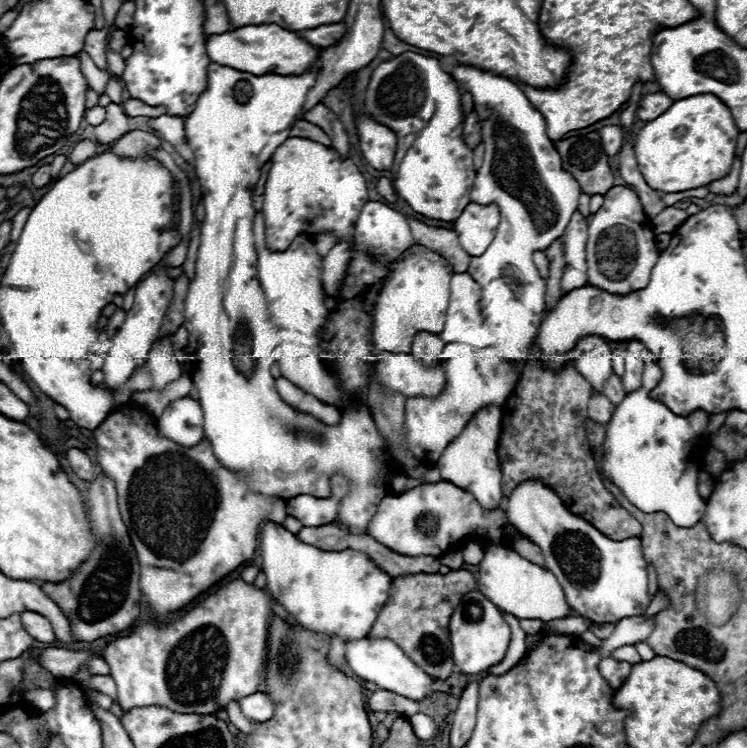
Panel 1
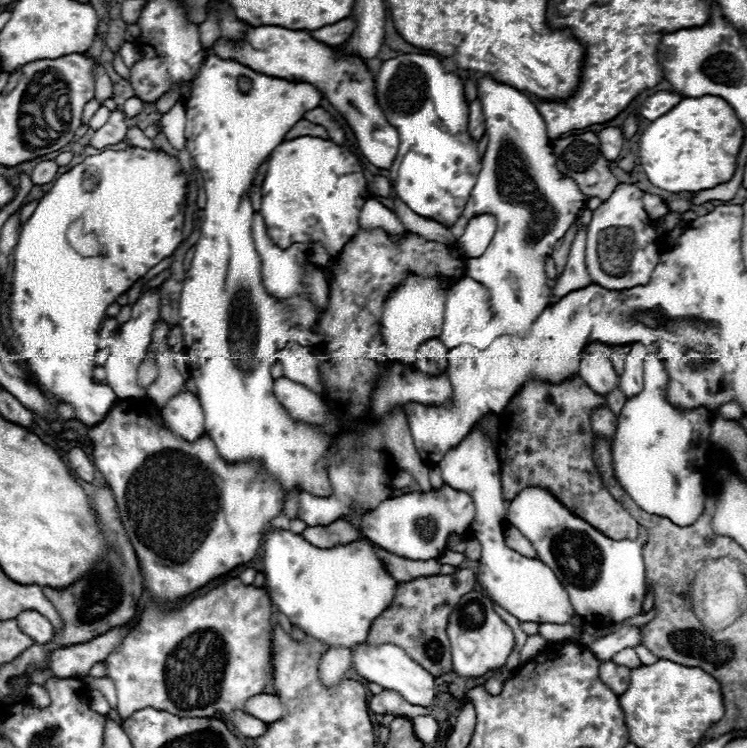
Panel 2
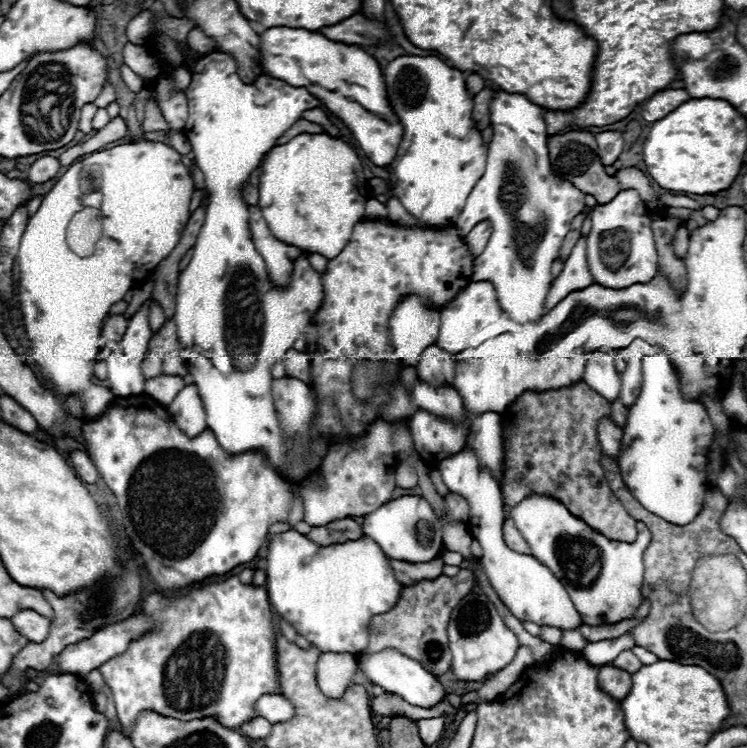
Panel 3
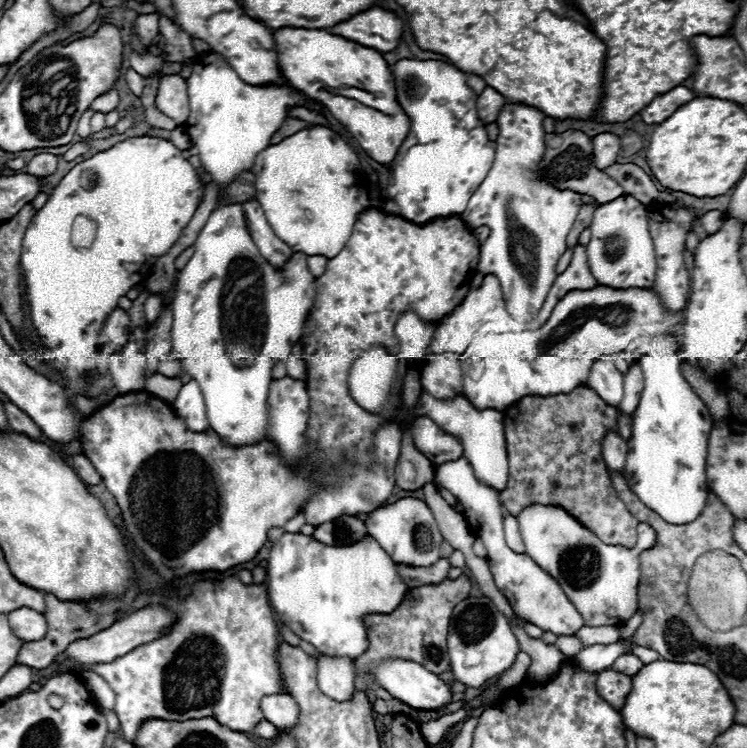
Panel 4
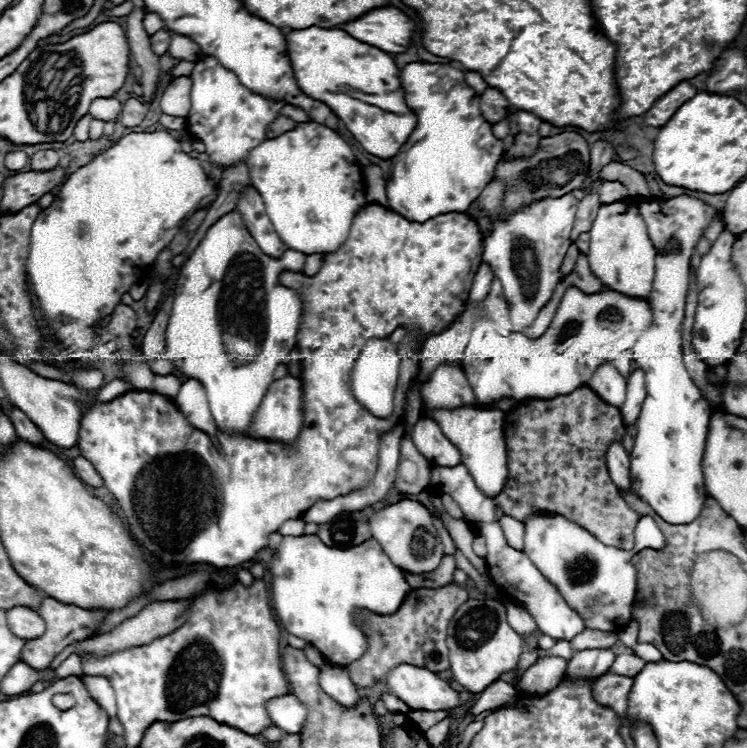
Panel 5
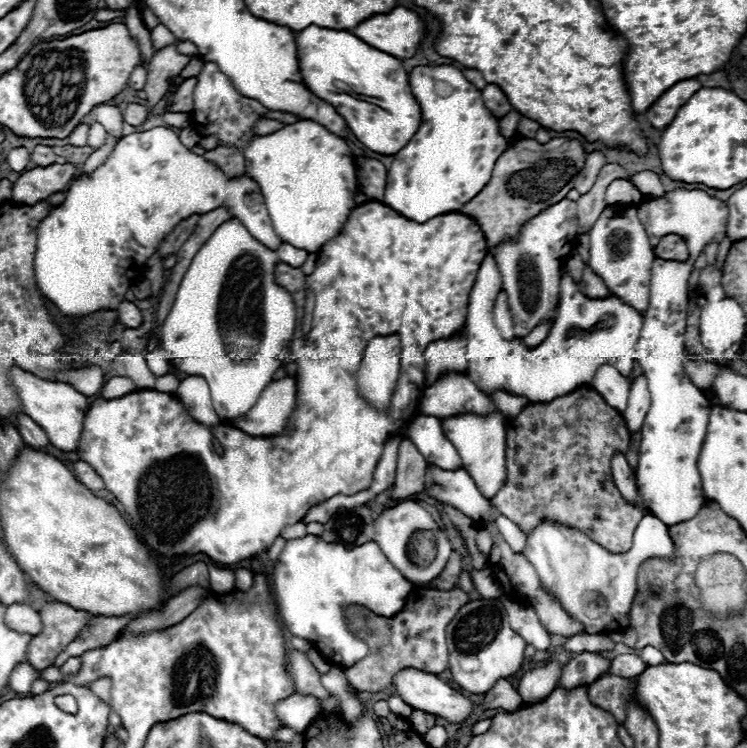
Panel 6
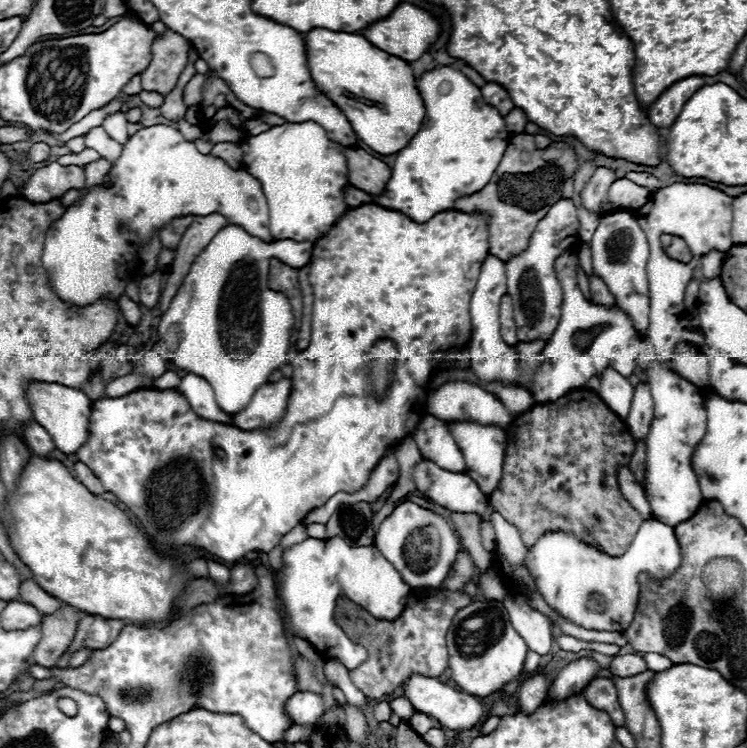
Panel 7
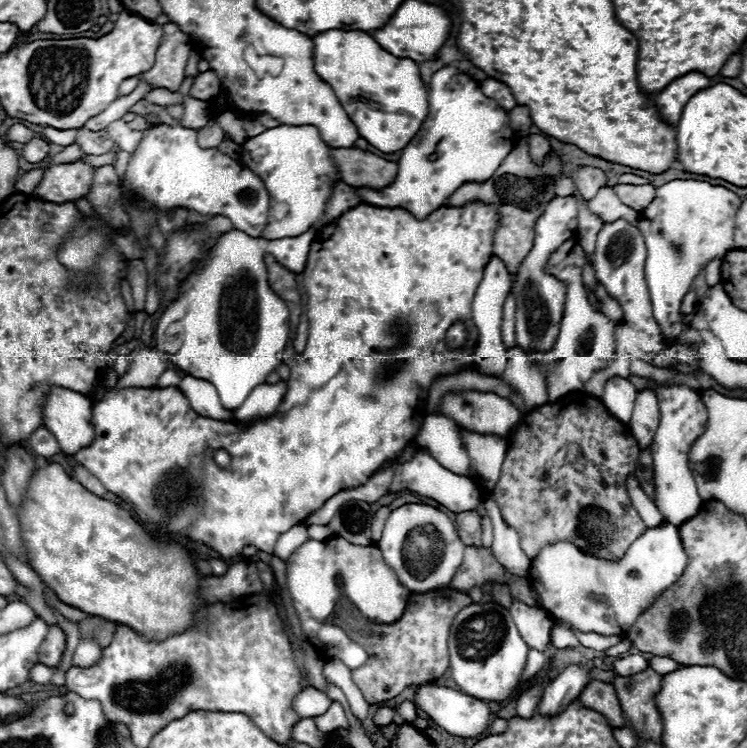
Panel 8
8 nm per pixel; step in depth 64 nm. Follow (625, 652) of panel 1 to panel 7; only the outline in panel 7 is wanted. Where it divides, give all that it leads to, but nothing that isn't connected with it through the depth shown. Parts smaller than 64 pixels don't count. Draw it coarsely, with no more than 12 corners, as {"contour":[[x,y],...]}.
{"contour":[[640,654],[614,656],[610,672],[626,678],[646,670]]}

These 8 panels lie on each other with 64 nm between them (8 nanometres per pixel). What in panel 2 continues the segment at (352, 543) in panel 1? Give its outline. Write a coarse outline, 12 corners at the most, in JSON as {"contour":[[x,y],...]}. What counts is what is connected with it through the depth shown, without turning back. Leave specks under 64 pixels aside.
{"contour":[[376,544],[372,550],[398,582],[440,574],[442,564],[408,560]]}

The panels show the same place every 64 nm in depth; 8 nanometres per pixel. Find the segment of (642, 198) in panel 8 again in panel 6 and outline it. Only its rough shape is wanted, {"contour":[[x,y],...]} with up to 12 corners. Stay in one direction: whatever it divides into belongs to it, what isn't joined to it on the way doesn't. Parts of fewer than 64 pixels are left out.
{"contour":[[614,180],[604,200],[640,204],[642,194],[628,180]]}

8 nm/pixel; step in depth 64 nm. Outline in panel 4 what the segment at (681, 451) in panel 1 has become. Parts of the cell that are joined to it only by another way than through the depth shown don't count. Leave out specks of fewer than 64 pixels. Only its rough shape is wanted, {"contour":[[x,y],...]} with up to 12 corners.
{"contour":[[646,338],[624,472],[686,524],[706,504],[708,406],[674,338]]}

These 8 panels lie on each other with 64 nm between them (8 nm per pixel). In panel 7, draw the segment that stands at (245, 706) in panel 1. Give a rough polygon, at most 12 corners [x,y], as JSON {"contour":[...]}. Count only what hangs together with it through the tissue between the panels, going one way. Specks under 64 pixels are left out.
{"contour":[[296,692],[284,712],[292,724],[308,726],[324,714],[322,696]]}

